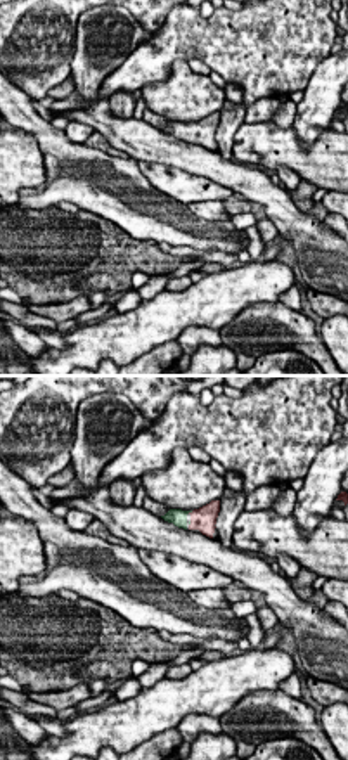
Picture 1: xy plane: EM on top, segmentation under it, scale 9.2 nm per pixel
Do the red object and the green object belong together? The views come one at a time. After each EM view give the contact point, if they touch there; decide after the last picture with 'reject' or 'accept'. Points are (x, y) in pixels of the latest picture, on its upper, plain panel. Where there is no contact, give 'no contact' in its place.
meets red at (189, 125)

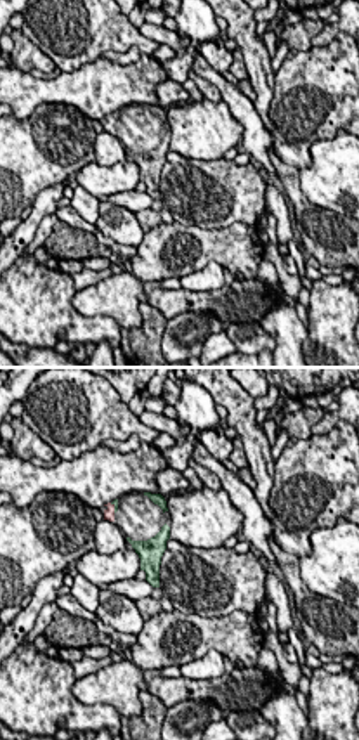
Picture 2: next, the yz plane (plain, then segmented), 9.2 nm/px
meets red at (113, 120)

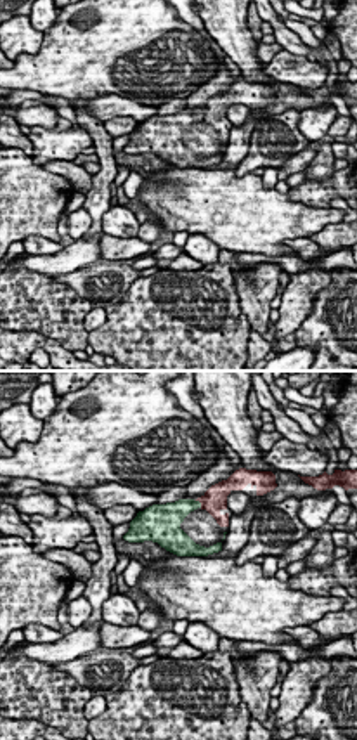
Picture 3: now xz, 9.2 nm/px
meets red at (200, 113)

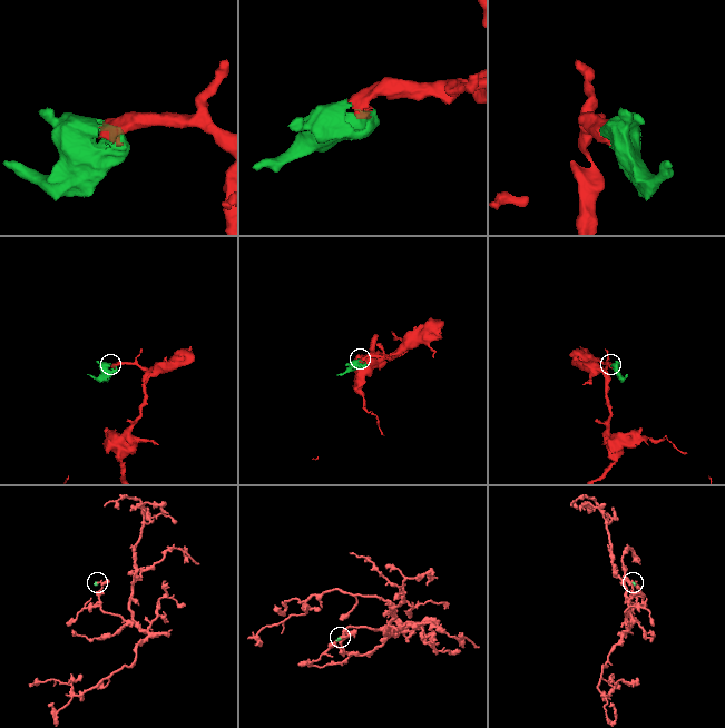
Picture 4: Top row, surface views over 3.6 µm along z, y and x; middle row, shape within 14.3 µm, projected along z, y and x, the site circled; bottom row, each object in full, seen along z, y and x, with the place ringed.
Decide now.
accept

